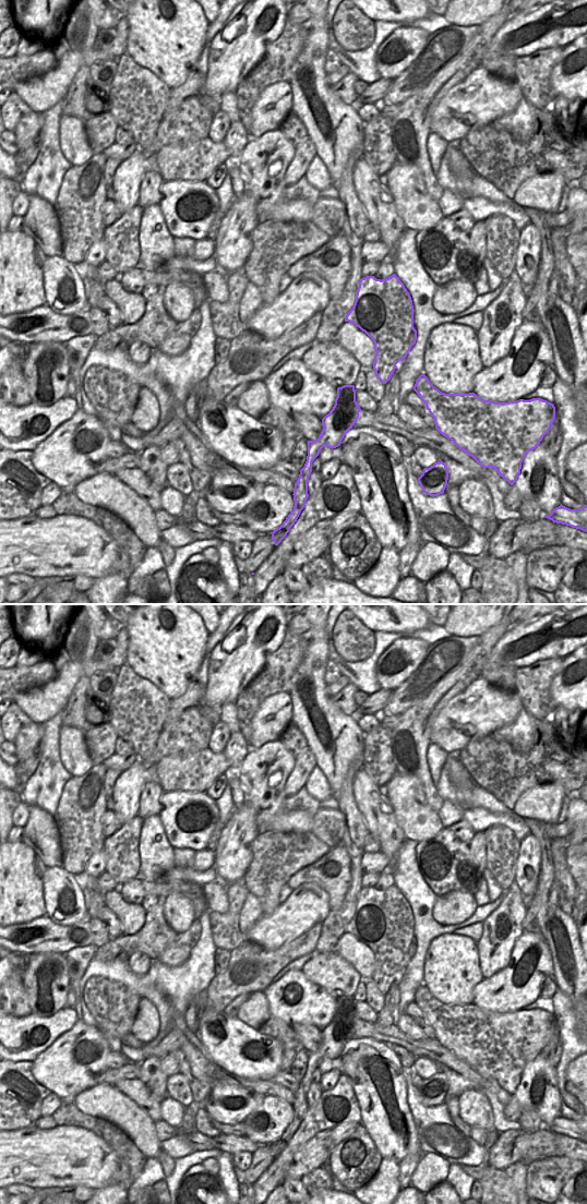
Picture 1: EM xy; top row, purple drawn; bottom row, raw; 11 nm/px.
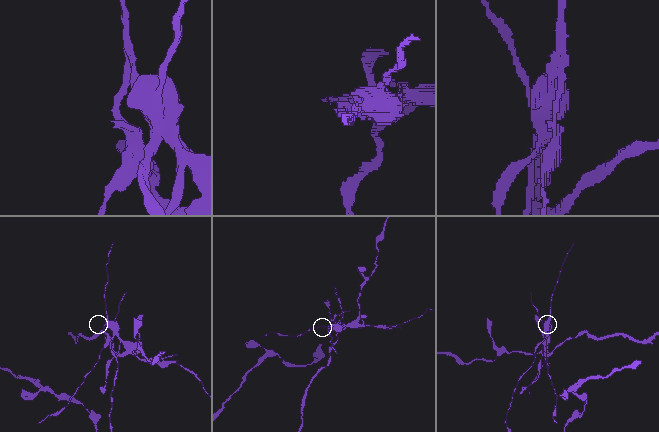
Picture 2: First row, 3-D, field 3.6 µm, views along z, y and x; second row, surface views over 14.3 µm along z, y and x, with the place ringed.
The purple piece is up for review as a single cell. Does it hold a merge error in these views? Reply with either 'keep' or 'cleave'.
cleave

